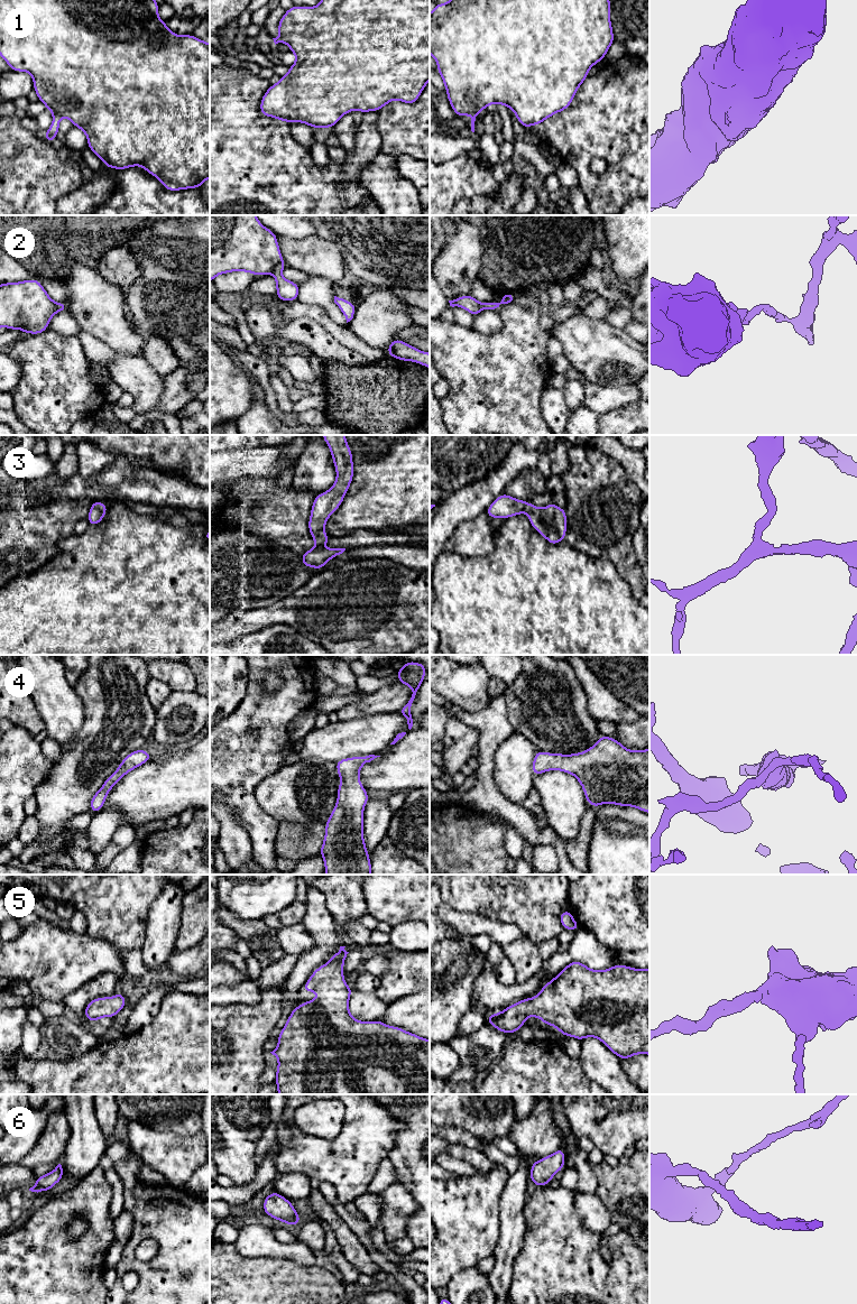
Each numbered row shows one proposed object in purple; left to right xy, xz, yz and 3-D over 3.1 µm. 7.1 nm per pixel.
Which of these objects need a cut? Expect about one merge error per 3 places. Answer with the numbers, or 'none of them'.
1, 2

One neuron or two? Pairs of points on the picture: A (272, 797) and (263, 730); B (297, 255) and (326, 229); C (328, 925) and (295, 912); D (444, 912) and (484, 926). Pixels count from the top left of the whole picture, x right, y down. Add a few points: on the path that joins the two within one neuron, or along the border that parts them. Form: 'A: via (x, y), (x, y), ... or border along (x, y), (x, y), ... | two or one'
A: border along (282, 766), (256, 787), (256, 800) | two
B: border along (316, 234), (331, 241), (340, 250) | two
C: border along (306, 903), (306, 913), (301, 922) | two
D: via (454, 918), (464, 924), (473, 924) | one

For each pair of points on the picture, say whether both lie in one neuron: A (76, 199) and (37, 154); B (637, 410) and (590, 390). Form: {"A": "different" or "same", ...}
{"A": "different", "B": "different"}

